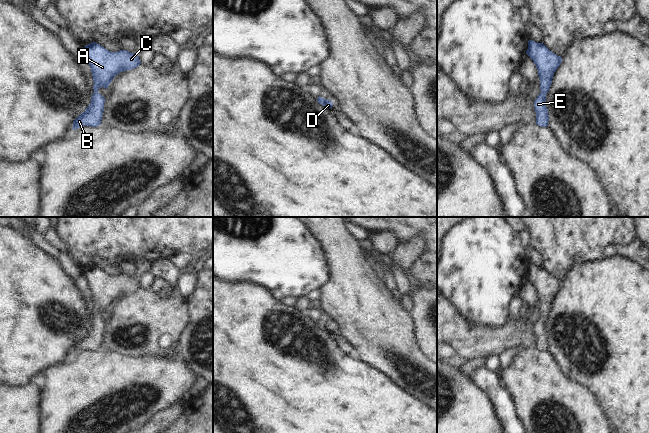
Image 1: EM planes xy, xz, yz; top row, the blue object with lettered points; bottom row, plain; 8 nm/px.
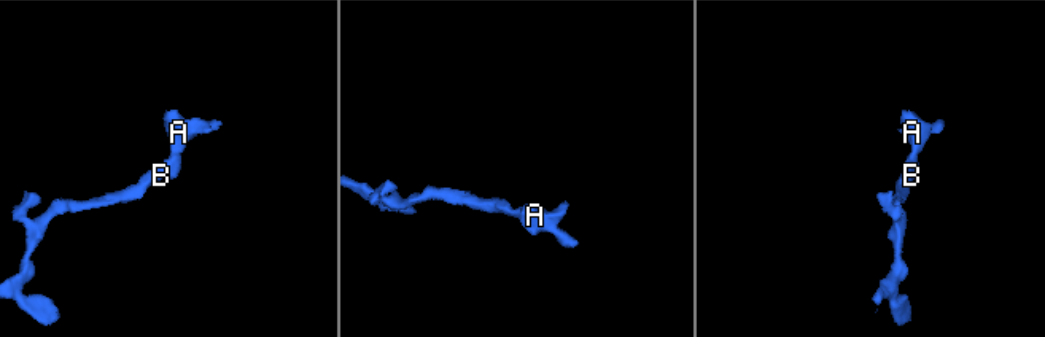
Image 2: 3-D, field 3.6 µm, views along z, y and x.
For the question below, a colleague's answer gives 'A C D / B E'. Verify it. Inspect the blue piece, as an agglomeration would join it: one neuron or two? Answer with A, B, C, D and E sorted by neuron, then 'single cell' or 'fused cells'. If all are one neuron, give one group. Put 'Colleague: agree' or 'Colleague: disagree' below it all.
A B C D E | single cell
Colleague: disagree

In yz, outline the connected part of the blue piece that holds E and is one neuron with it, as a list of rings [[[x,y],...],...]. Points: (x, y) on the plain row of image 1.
[[[533,264],[528,265],[526,278],[536,289],[540,303],[541,316],[534,324],[536,348],[540,351],[547,351],[549,339],[546,331],[546,318],[552,308],[553,299],[562,286],[562,281],[554,278],[543,267],[537,267]]]

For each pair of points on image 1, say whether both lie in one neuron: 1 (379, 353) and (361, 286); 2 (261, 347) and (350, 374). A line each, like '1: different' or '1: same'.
1: same
2: same

